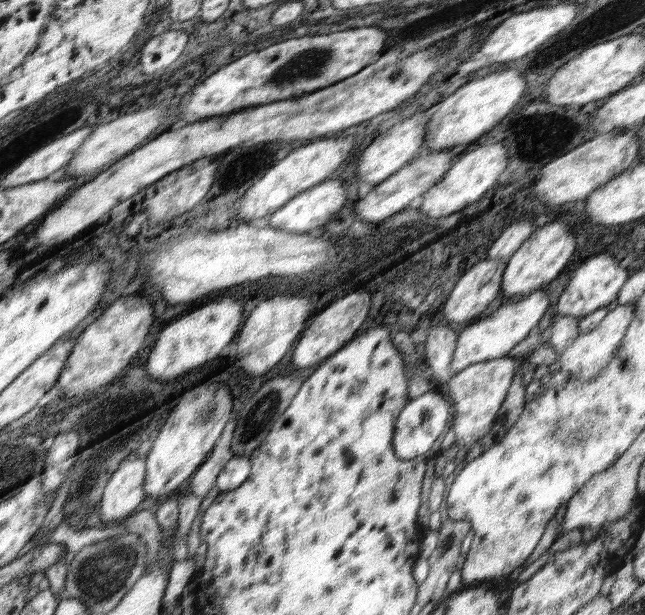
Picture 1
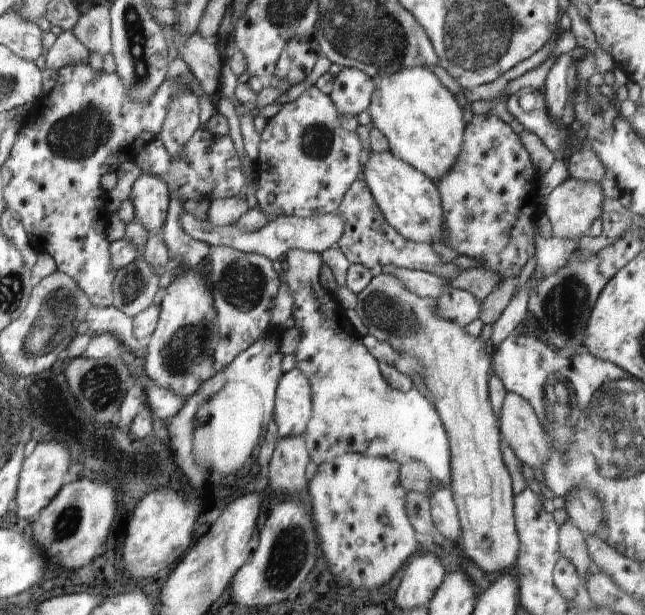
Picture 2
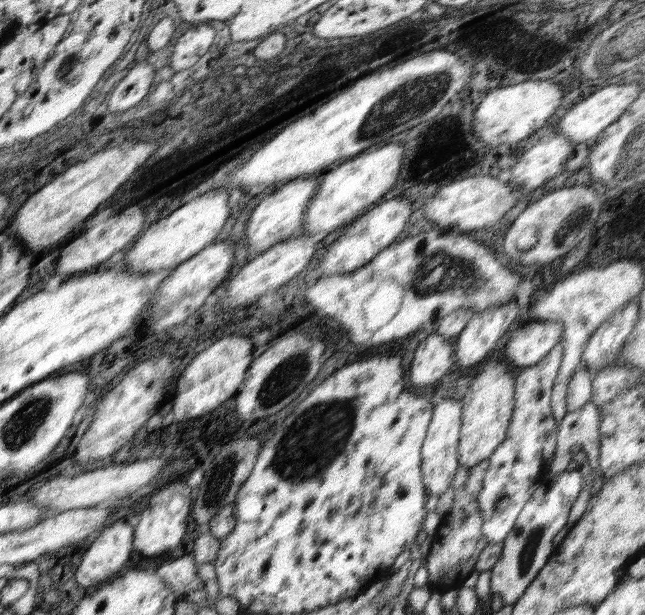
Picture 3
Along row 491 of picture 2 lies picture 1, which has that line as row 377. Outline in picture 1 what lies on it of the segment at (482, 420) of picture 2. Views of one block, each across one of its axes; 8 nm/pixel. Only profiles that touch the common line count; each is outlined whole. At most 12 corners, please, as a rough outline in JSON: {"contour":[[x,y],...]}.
{"contour":[[519,358],[471,364],[441,391],[458,447],[494,424]]}

